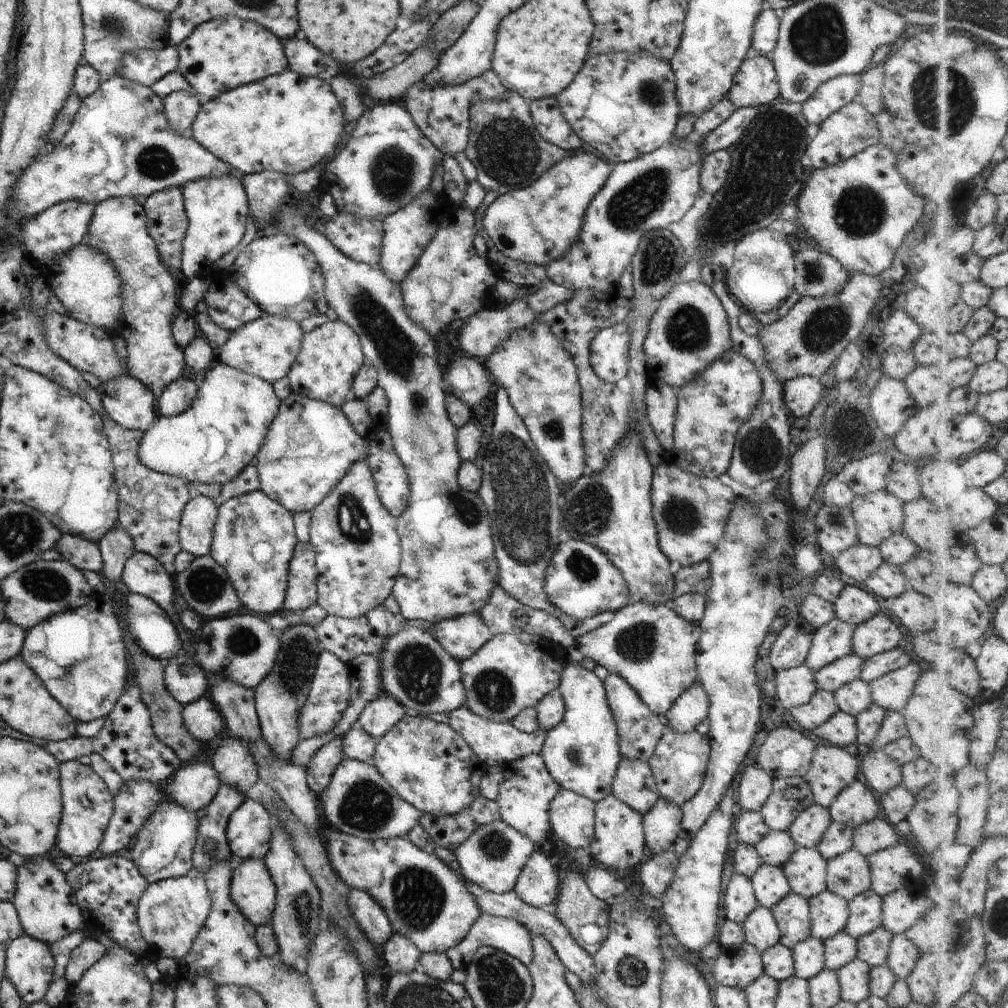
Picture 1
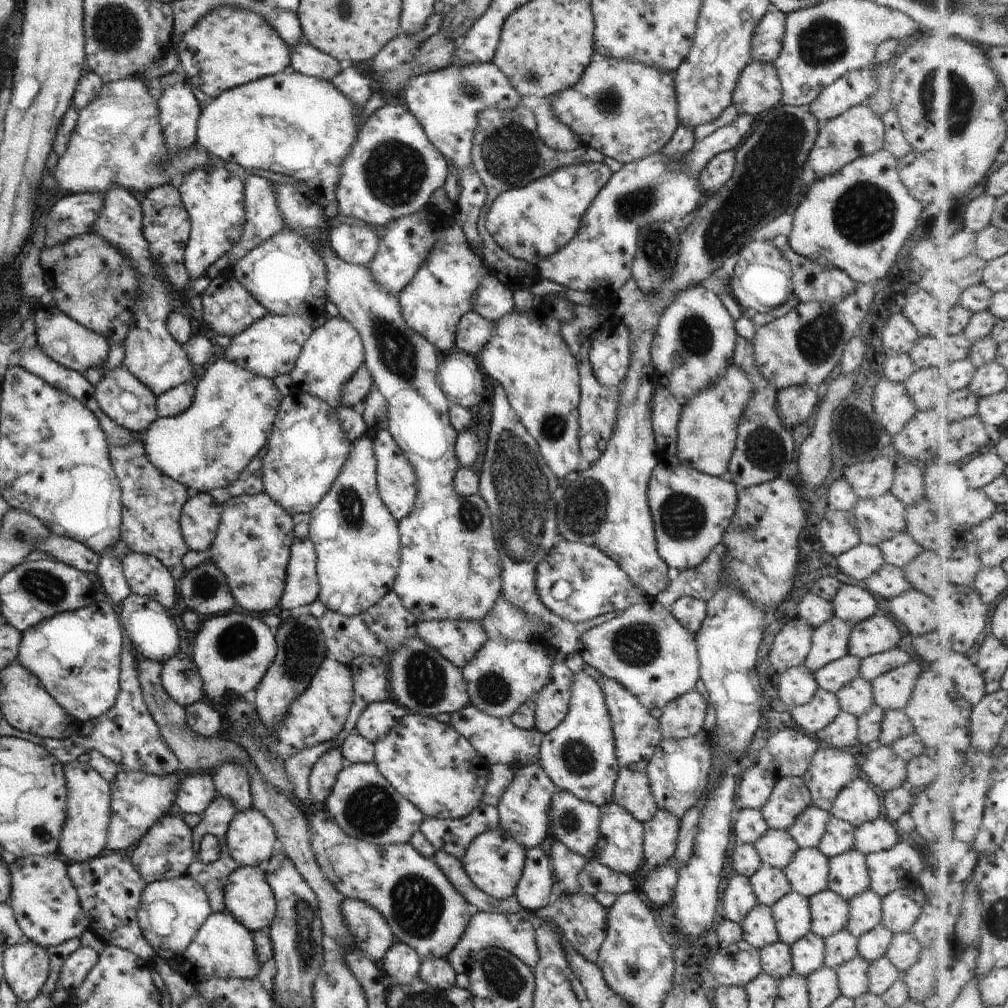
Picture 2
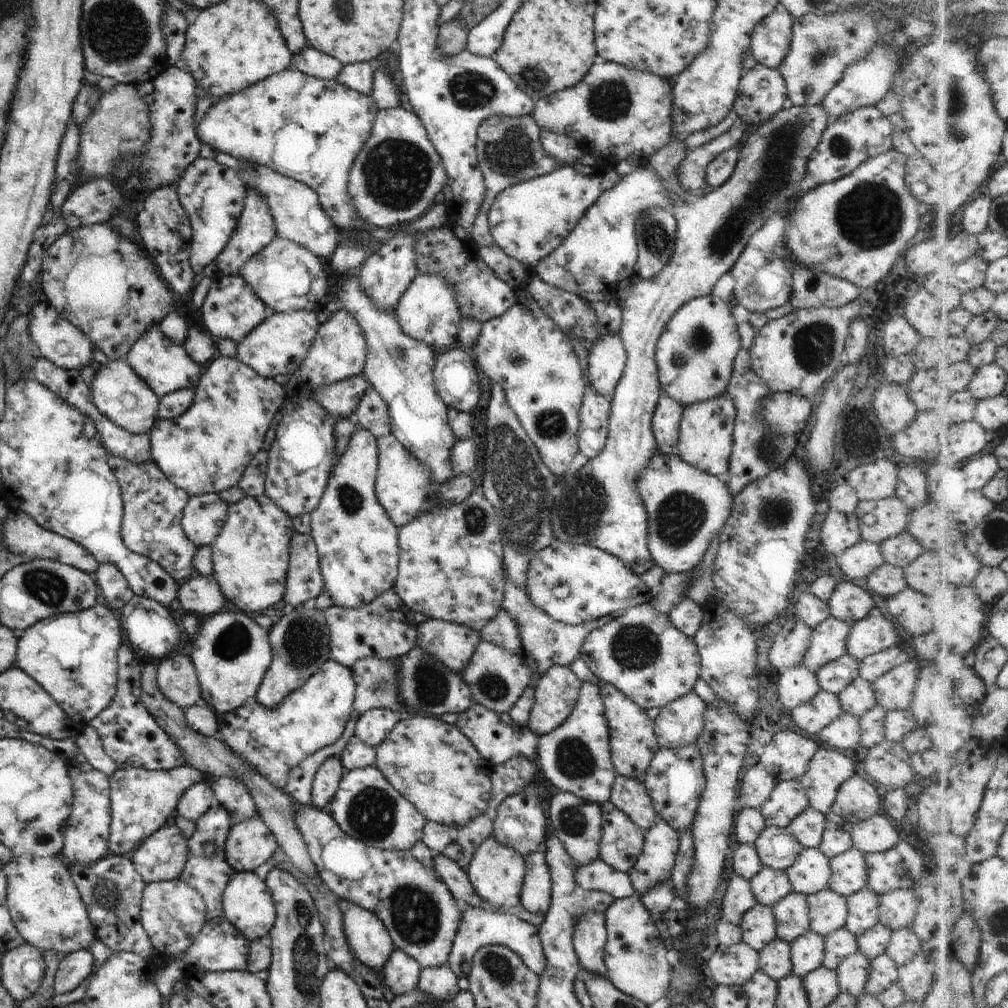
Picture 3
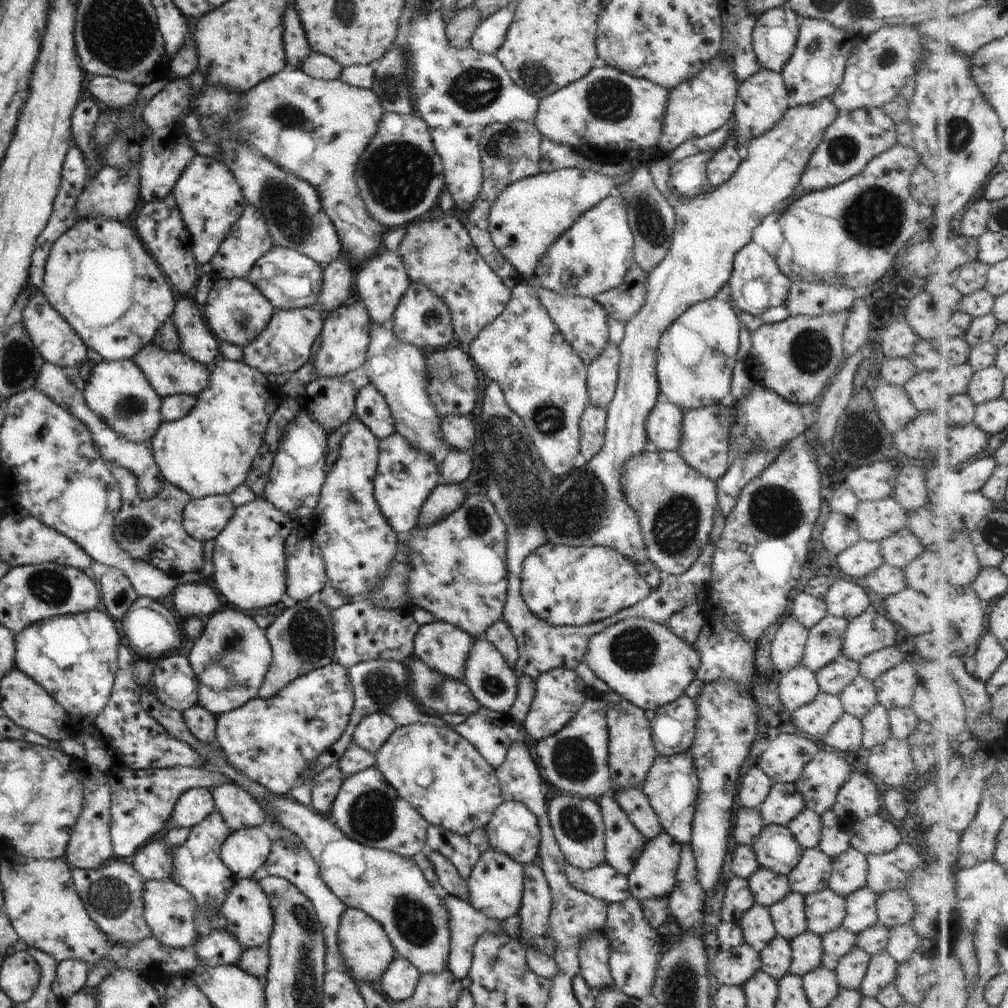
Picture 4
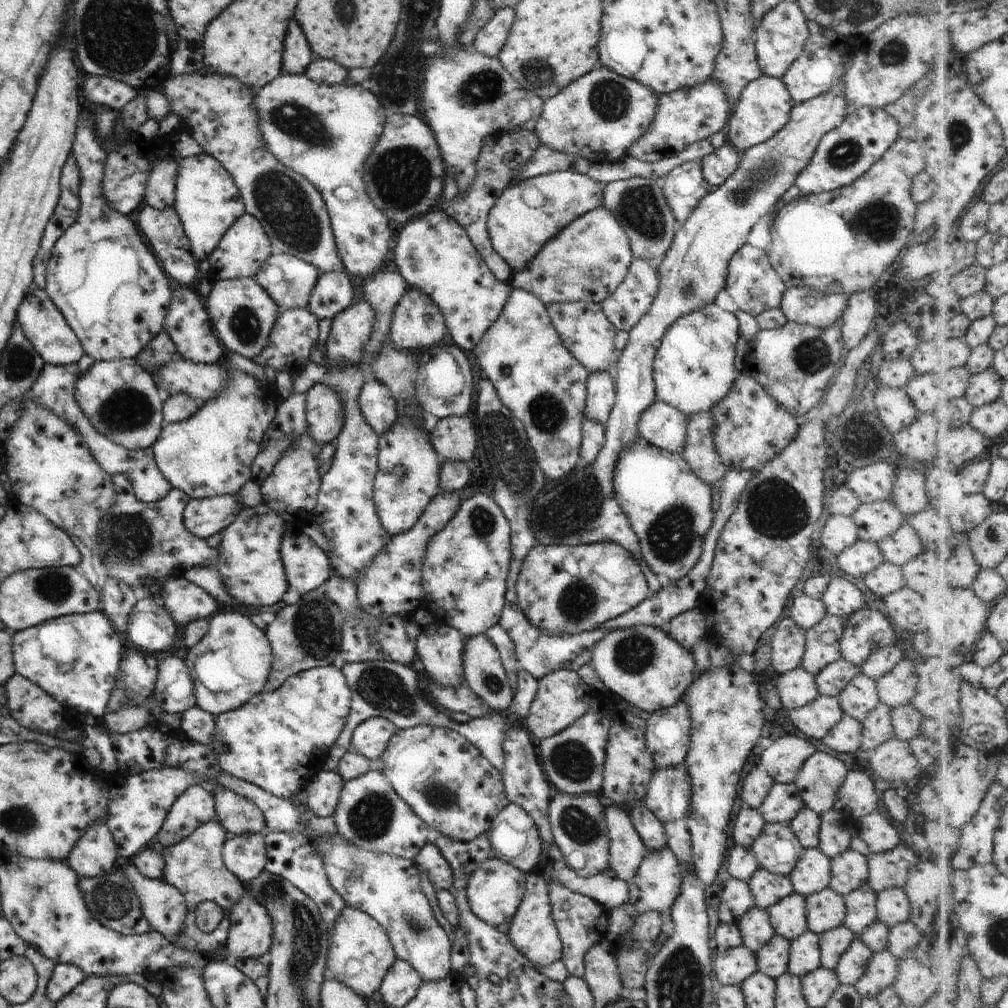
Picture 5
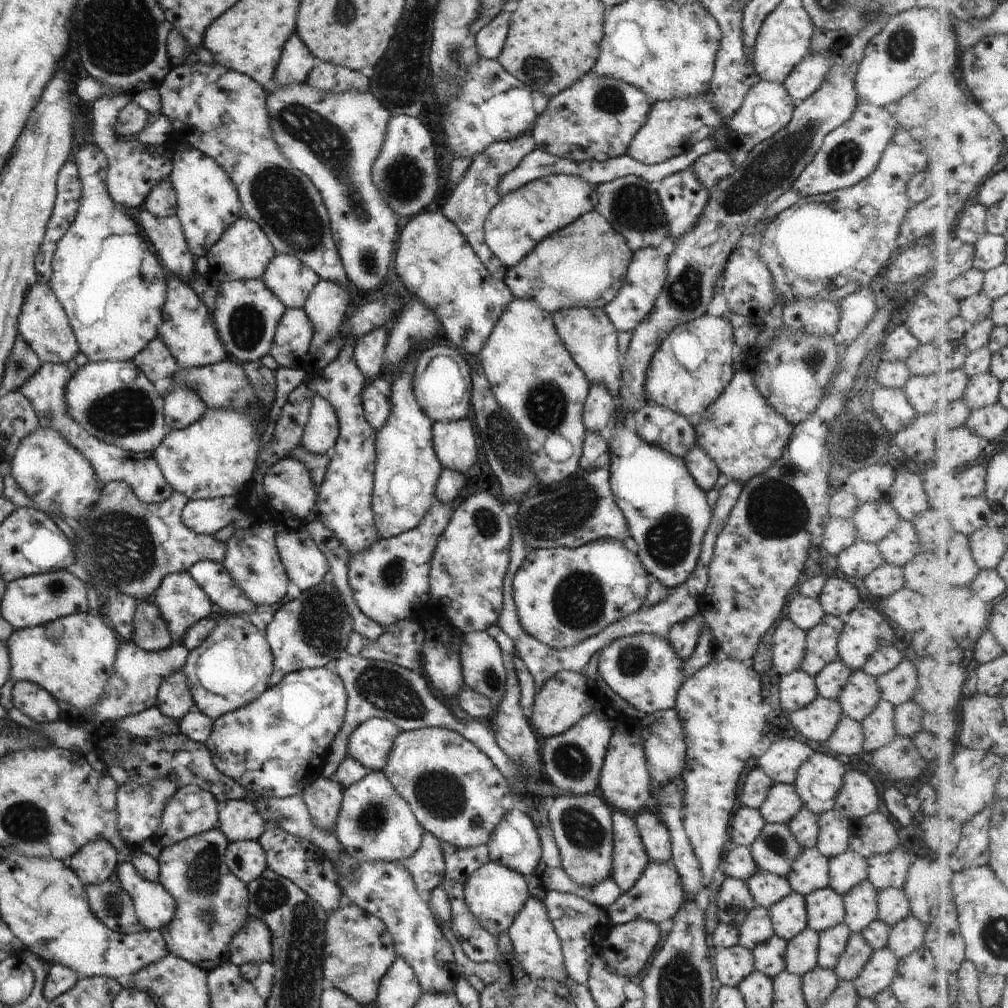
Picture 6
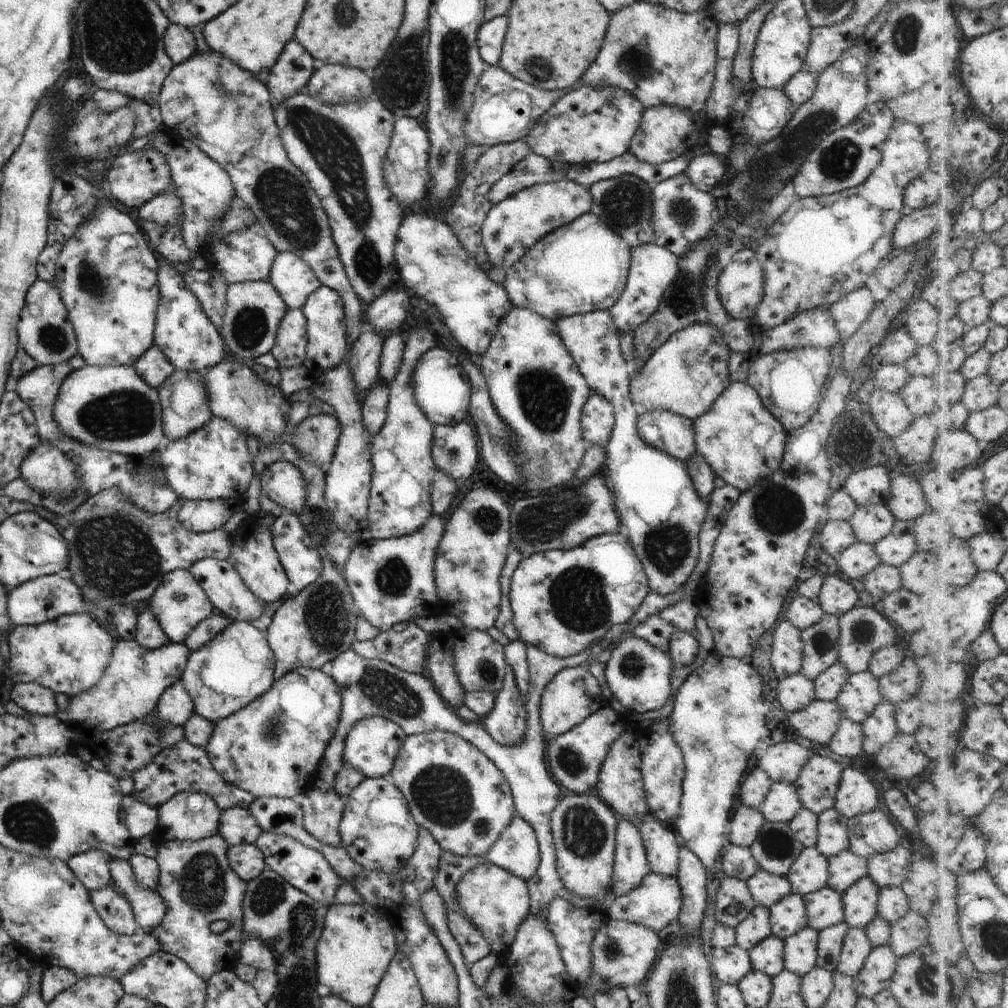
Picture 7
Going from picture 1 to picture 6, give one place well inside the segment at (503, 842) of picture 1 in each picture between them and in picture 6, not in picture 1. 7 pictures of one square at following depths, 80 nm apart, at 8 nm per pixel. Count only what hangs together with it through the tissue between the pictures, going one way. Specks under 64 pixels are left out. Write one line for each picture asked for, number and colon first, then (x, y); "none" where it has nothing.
2: (494, 861)
3: (496, 872)
4: (495, 886)
5: (495, 890)
6: (494, 894)

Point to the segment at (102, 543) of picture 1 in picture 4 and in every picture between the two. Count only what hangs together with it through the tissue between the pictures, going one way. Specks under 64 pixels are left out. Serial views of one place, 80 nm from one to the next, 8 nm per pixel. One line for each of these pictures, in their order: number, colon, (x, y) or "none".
2: (111, 579)
3: (115, 592)
4: (117, 594)

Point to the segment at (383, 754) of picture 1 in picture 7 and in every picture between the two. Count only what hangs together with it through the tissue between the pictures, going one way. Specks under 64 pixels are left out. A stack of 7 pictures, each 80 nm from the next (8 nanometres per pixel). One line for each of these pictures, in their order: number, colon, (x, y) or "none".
2: (430, 764)
3: (460, 786)
4: (463, 792)
5: (449, 785)
6: (456, 793)
7: (454, 791)

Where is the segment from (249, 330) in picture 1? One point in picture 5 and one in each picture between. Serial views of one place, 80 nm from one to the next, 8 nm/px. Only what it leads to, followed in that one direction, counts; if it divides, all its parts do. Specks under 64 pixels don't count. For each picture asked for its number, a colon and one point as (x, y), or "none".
2: (270, 347)
3: (278, 346)
4: (285, 345)
5: (293, 338)

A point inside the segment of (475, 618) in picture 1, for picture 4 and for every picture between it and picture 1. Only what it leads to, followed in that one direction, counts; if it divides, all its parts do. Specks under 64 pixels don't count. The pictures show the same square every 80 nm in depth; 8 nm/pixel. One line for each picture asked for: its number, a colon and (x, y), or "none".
2: (458, 641)
3: (451, 644)
4: (442, 647)

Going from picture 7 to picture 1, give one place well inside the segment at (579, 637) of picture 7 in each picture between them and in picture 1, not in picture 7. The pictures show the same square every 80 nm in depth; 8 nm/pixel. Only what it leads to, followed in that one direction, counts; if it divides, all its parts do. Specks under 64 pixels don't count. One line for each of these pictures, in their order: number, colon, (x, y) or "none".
1: (591, 585)
2: (599, 586)
3: (600, 584)
4: (563, 585)
5: (561, 588)
6: (563, 595)

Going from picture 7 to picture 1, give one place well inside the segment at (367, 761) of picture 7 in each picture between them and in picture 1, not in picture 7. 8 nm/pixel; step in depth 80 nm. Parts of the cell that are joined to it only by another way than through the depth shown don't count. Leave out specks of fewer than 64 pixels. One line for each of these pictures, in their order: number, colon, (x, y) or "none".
1: (379, 716)
2: (378, 718)
3: (371, 728)
4: (372, 731)
5: (370, 738)
6: (370, 743)

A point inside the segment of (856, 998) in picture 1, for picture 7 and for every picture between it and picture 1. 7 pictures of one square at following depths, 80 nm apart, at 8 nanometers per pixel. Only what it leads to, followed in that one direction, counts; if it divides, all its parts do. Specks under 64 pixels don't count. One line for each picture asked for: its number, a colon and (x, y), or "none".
2: (853, 977)
3: (852, 972)
4: (851, 970)
5: (850, 968)
6: (857, 952)
7: (856, 947)

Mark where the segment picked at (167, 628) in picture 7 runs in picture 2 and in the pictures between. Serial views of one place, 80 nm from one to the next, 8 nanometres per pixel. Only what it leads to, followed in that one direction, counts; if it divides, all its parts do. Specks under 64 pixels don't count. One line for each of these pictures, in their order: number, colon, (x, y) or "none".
2: (204, 590)
3: (201, 596)
4: (201, 600)
5: (185, 602)
6: (181, 601)

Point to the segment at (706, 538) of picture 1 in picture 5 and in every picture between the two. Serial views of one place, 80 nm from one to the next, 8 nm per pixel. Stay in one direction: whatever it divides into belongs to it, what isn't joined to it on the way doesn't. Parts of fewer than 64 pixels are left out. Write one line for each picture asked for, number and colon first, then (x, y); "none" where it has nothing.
2: (690, 510)
3: (685, 507)
4: (676, 505)
5: (671, 510)

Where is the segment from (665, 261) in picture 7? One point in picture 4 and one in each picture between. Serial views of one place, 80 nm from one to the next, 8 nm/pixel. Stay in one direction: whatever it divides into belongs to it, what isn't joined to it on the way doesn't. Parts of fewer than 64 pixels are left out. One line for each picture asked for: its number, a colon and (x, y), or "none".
4: (623, 302)
5: (624, 308)
6: (646, 274)

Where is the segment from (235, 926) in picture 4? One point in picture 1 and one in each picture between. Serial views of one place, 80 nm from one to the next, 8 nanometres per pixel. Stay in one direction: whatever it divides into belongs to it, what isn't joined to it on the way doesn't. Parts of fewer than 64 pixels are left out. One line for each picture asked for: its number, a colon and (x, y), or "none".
1: (251, 889)
2: (247, 895)
3: (247, 903)

